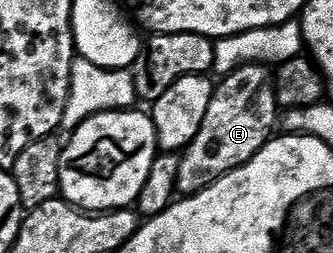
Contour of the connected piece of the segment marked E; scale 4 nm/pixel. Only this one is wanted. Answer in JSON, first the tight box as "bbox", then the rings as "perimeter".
{"bbox":[175,63,279,196],"perimeter":[[[248,63],[246,67],[235,69],[231,74],[224,76],[220,82],[213,88],[211,105],[207,105],[207,117],[203,117],[203,125],[199,129],[199,133],[181,155],[175,187],[182,196],[193,195],[196,191],[207,189],[219,177],[223,177],[235,170],[236,167],[242,167],[247,161],[251,161],[251,157],[255,157],[255,153],[259,153],[259,149],[263,149],[263,145],[269,142],[274,134],[273,126],[276,123],[278,126],[279,108],[273,88],[275,79],[268,66]]]}

